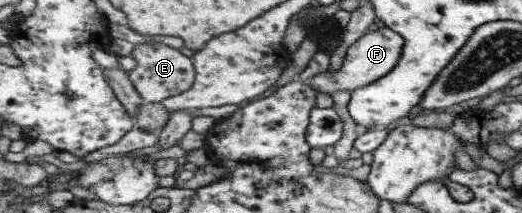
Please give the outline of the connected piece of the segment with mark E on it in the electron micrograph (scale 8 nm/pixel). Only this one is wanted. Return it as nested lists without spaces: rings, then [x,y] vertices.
[[[142,43],[136,45],[130,56],[137,62],[137,66],[127,73],[136,86],[137,93],[147,103],[161,103],[162,100],[188,92],[194,85],[196,65],[192,57],[181,54],[179,49],[163,43]]]

